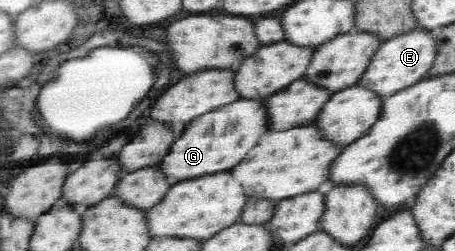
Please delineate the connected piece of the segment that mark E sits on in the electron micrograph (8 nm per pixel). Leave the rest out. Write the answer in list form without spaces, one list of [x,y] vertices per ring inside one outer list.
[[[422,28],[383,41],[379,53],[375,55],[374,62],[371,63],[370,69],[367,70],[360,84],[378,92],[385,98],[426,80],[430,76],[430,71],[434,69],[439,55],[438,43],[433,34],[434,32]]]

